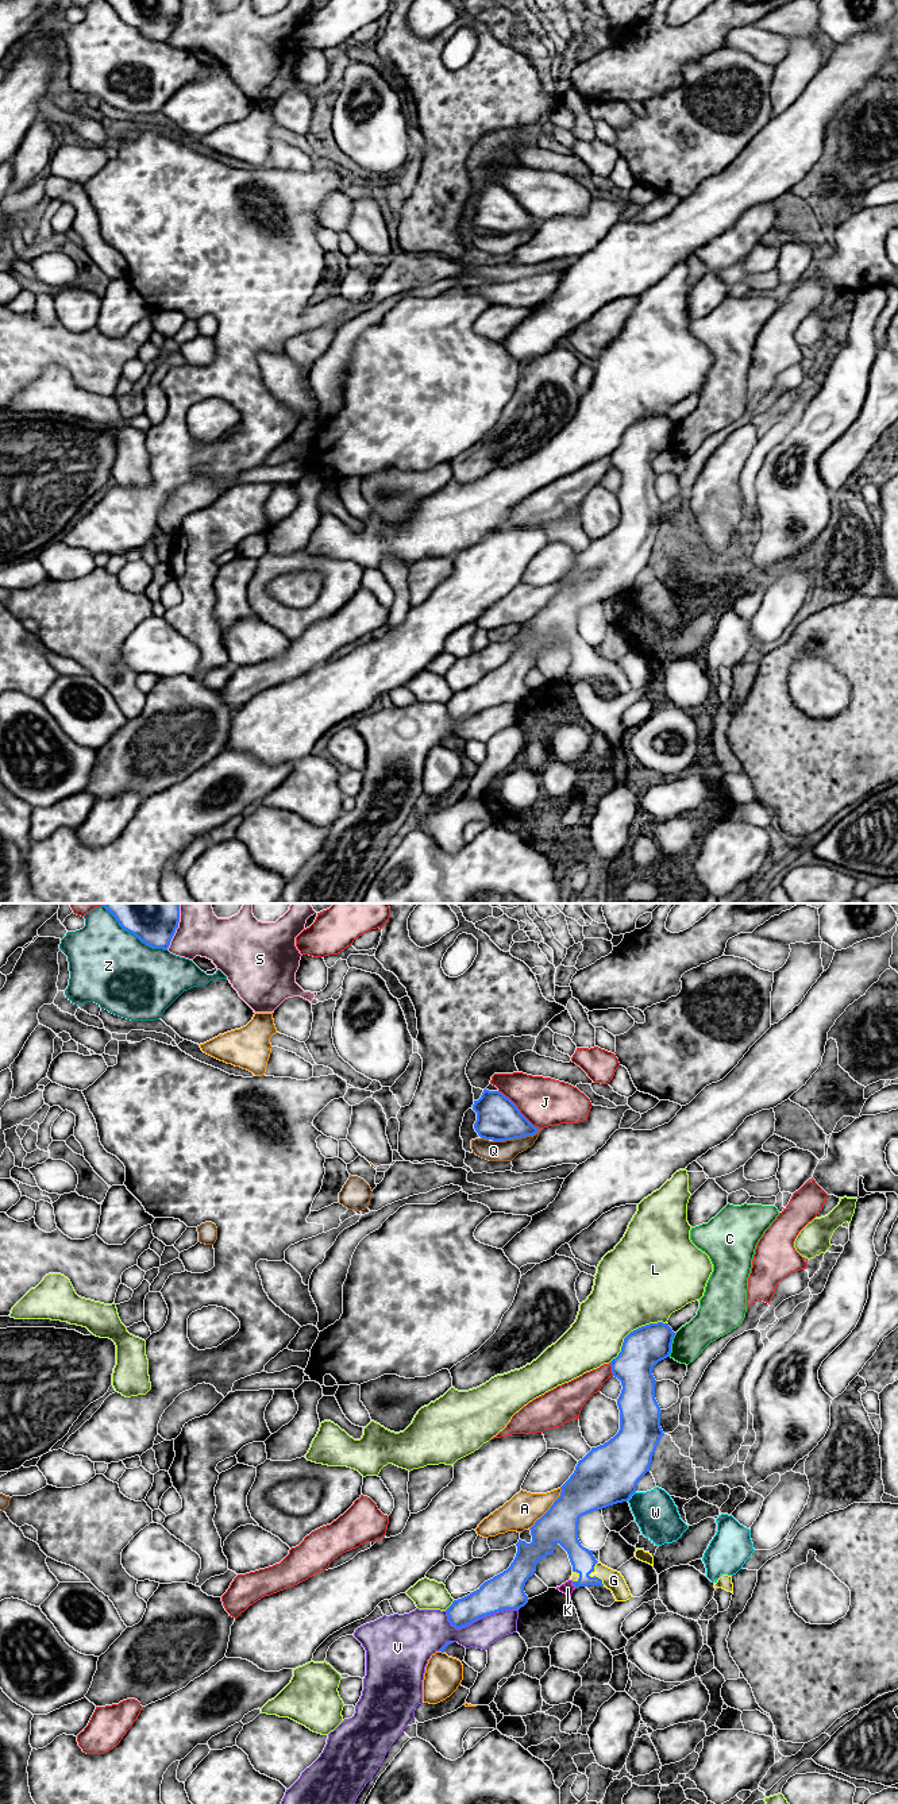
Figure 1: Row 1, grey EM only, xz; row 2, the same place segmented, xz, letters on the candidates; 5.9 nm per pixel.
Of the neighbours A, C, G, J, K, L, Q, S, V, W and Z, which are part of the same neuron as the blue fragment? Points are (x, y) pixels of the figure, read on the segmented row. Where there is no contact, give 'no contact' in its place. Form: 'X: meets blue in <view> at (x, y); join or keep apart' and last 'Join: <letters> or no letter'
A: meets blue in xz at (550, 1508); keep apart
C: meets blue in xz at (670, 1345); keep apart
G: meets blue in xz at (589, 1576); join
J: meets blue in xz at (517, 1109); keep apart
K: meets blue in xz at (573, 1584); keep apart
L: meets blue in xz at (634, 1330); keep apart
Q: meets blue in xz at (516, 1137); keep apart
S: meets blue in xz at (177, 926); keep apart
V: meets blue in xz at (478, 1618); keep apart
W: meets blue in xz at (631, 1495); keep apart
Z: meets blue in xz at (134, 933); keep apart
Join: G

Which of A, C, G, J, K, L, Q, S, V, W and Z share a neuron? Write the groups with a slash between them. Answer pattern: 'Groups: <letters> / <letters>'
Groups: A / C / G / J / K / L / Q / S / V / W / Z

